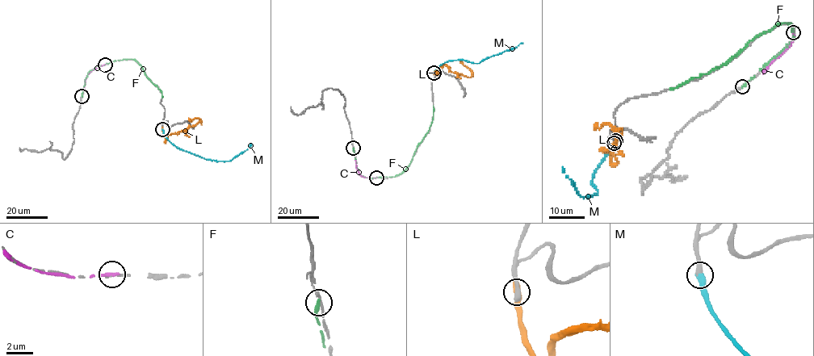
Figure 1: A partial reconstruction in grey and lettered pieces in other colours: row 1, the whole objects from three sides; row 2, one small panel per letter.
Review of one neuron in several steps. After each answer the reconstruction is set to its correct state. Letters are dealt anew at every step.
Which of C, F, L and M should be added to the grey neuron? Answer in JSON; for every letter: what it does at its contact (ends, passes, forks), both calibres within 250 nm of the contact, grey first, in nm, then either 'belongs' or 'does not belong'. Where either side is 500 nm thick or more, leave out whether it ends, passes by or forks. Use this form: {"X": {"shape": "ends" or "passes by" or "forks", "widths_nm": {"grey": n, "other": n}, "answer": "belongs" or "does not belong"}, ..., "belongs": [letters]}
{"C": {"shape": "ends", "widths_nm": {"grey": 150, "other": 240}, "answer": "does not belong"}, "F": {"shape": "ends", "widths_nm": {"grey": 180, "other": 320}, "answer": "does not belong"}, "L": {"widths_nm": {"grey": 480, "other": 600}, "answer": "does not belong"}, "M": {"shape": "ends", "widths_nm": {"grey": 400, "other": 480}, "answer": "belongs"}, "belongs": ["M"]}

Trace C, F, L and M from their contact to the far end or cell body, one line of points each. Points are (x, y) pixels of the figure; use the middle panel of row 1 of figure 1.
C: (376, 178), (362, 177), (356, 167), (354, 160)
F: (354, 148), (356, 166), (363, 177), (400, 173), (409, 165), (417, 146), (429, 128), (433, 106)
L: (434, 73), (436, 71), (438, 74), (440, 69), (446, 65), (452, 72), (469, 77), (470, 70), (460, 60)
M: (434, 73), (447, 60), (464, 60), (479, 63), (523, 43)

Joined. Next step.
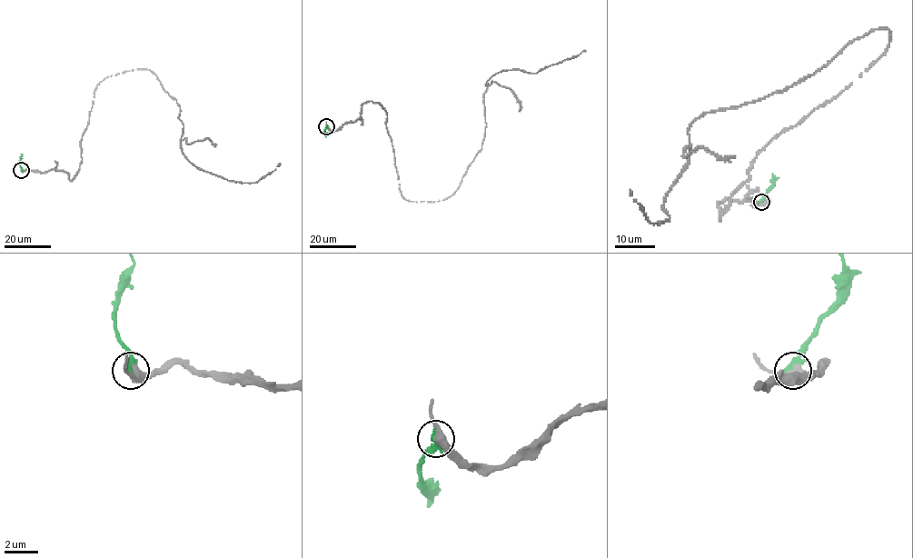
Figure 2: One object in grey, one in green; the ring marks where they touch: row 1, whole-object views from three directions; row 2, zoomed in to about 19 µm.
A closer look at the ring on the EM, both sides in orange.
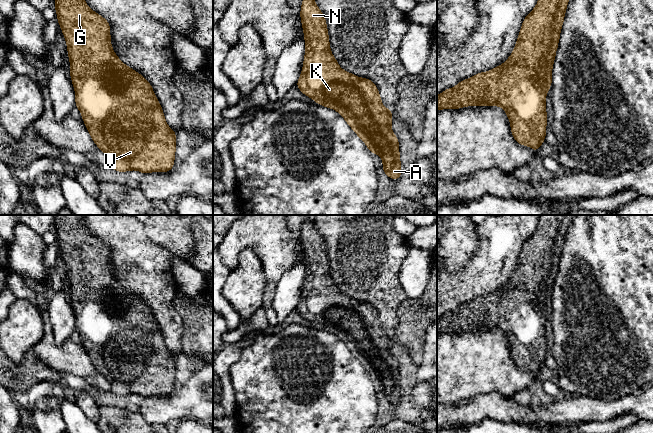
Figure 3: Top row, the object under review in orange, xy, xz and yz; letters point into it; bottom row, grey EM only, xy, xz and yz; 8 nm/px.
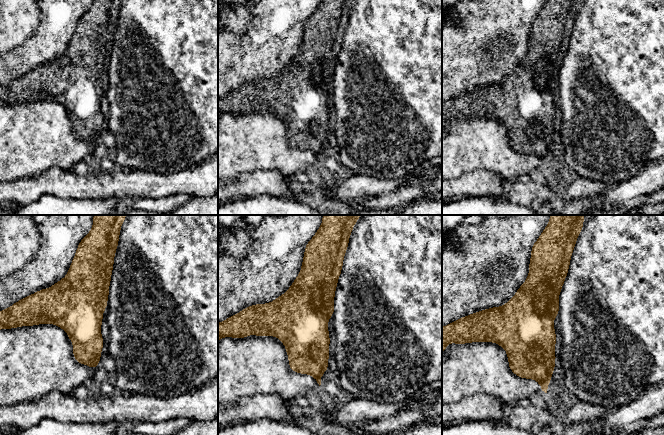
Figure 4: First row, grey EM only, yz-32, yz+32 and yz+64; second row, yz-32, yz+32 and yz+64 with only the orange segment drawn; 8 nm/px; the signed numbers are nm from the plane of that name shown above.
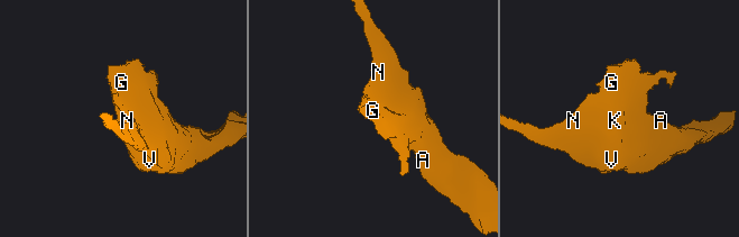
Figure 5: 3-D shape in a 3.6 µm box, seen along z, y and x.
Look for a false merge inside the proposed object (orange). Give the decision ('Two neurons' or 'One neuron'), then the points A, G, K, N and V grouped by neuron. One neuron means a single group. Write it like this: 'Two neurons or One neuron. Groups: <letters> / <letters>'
One neuron. Groups: A G K N V

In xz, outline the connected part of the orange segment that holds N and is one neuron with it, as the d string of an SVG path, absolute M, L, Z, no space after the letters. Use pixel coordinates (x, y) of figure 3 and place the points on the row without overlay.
M306 218L302 223L300 234L300 242L304 256L305 264L305 280L303 284L303 292L300 301L296 307L299 314L305 319L314 324L316 328L334 333L337 335L357 358L363 364L371 378L378 378L382 385L382 394L392 404L401 402L401 385L399 376L399 364L391 353L393 344L392 333L387 333L383 330L379 314L375 307L369 302L360 302L350 296L344 295L337 287L337 283L333 280L330 274L330 266L328 252L325 239L318 232L313 221Z

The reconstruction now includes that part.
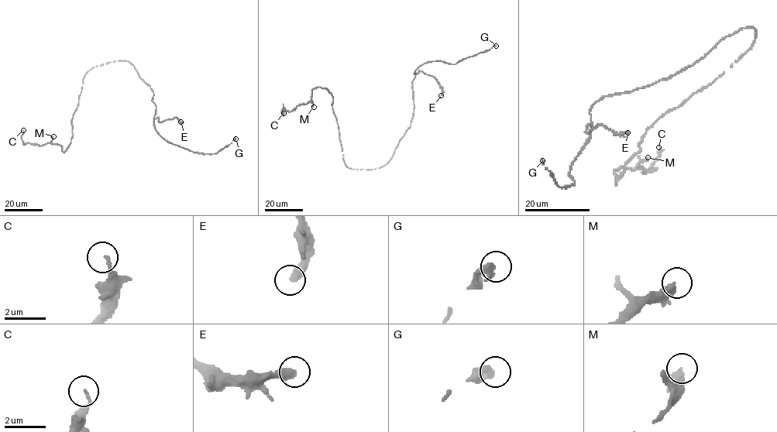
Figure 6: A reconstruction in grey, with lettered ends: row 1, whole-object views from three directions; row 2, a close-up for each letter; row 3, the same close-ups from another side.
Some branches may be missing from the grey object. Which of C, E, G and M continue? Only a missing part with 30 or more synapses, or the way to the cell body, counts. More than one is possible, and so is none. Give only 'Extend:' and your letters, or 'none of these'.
Extend: E

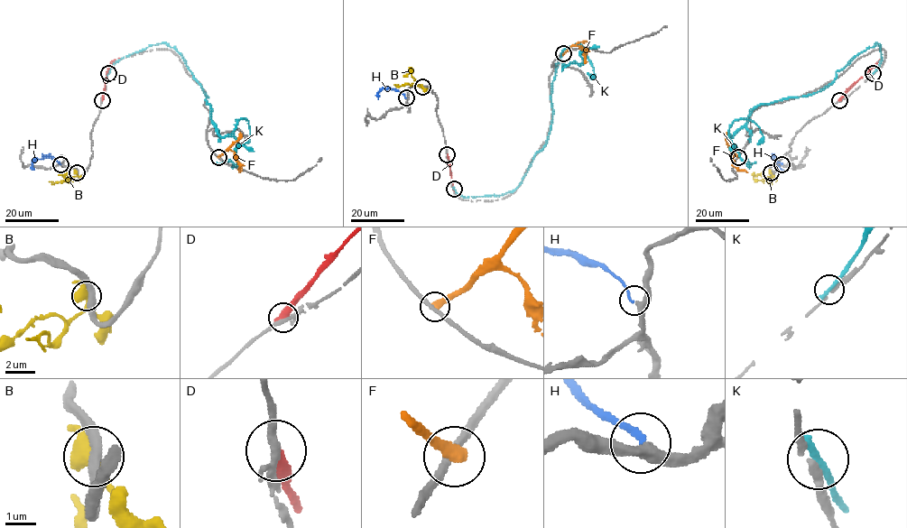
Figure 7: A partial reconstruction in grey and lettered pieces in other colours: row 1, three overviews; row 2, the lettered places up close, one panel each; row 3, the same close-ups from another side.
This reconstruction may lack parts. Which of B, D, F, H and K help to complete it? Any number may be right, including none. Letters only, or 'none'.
H

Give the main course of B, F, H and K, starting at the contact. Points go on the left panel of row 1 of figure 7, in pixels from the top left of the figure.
B: (77, 172), (71, 181), (58, 171)
F: (218, 156), (231, 150), (240, 164), (241, 172)
H: (60, 164), (50, 157), (36, 159), (32, 165), (33, 170)
K: (108, 73), (120, 59), (166, 42), (208, 96), (221, 136), (246, 120), (249, 134), (241, 143)

